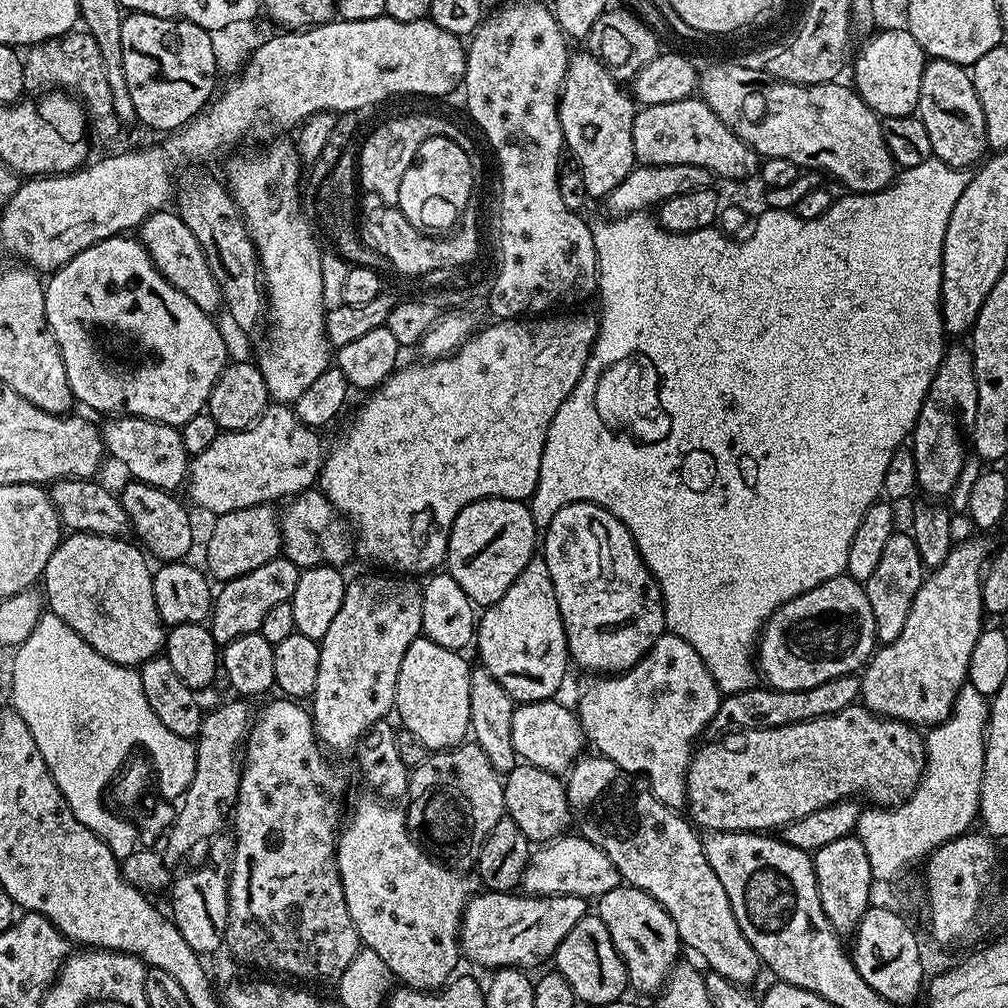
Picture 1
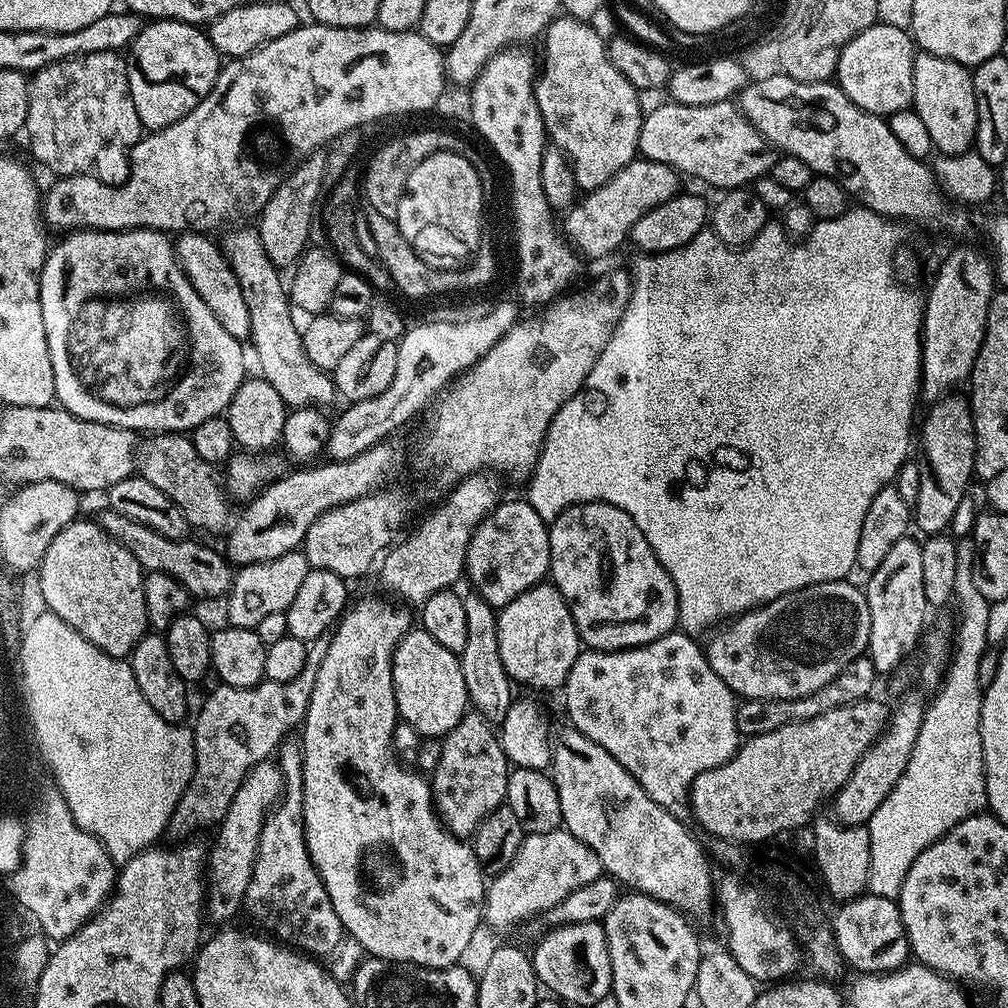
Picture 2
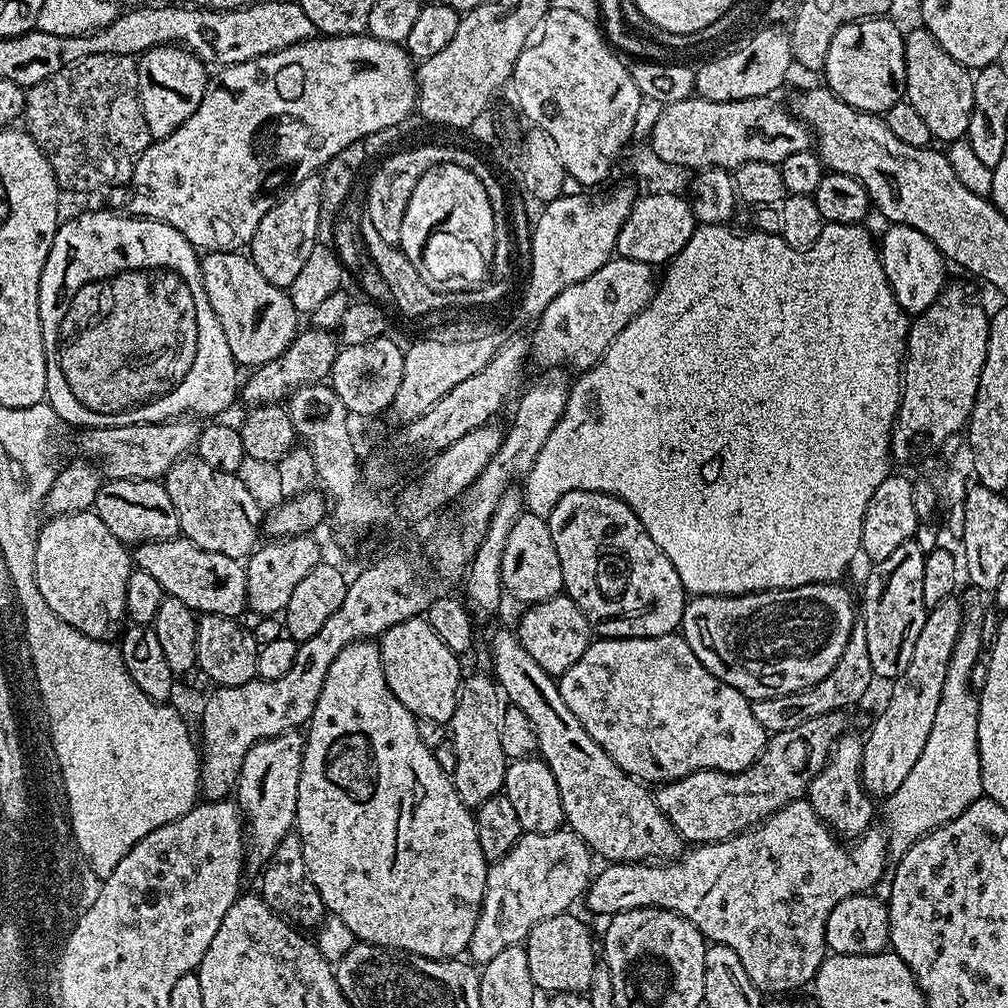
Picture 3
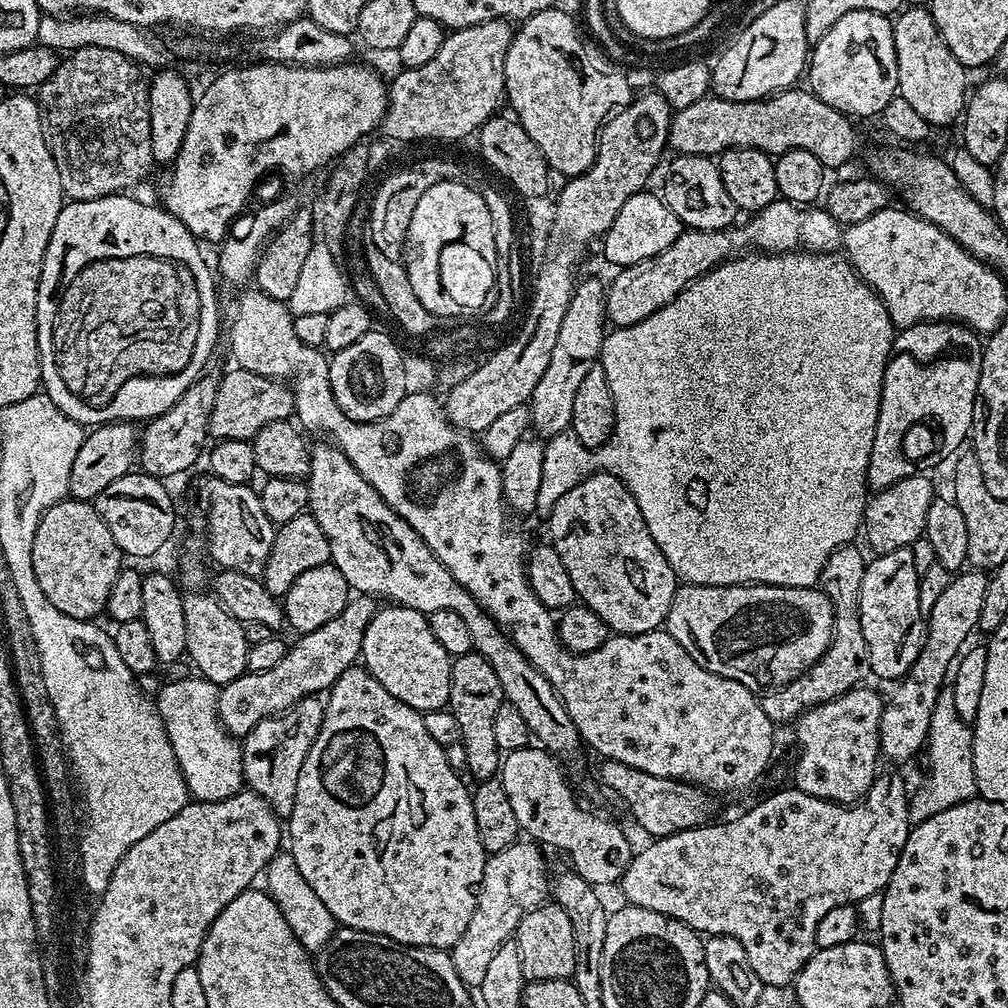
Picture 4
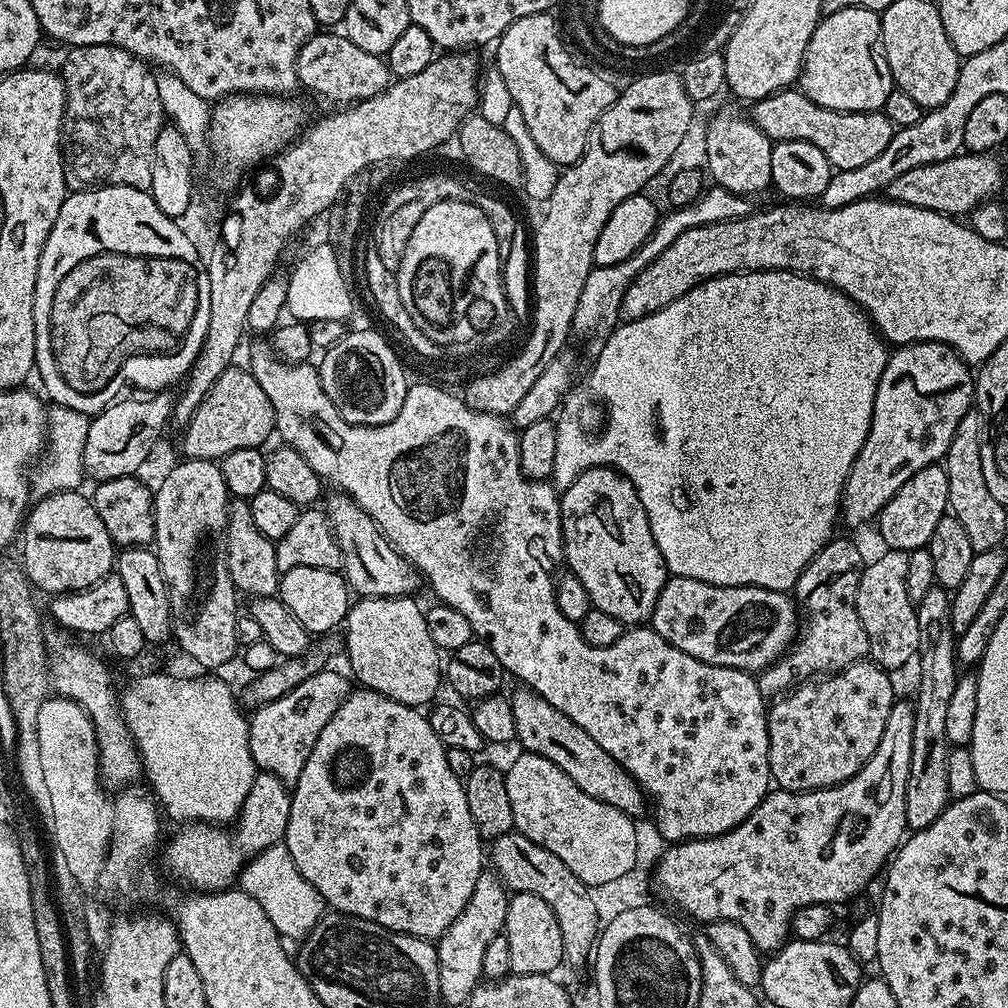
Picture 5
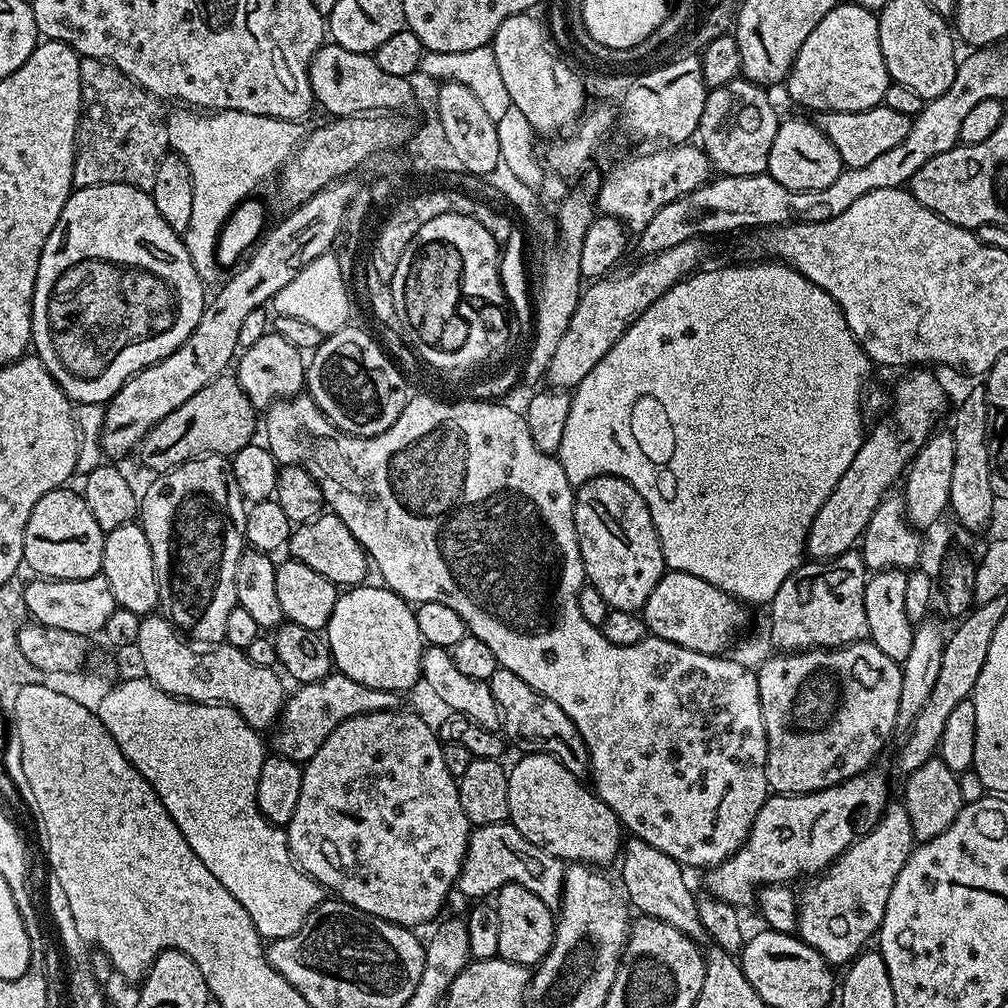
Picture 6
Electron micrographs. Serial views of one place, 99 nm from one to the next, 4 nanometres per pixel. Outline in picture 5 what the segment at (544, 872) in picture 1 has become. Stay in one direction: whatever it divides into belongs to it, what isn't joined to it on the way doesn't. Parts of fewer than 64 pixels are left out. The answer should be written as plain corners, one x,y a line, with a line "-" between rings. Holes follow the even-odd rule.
482,874
478,878
474,894
470,894
470,902
466,902
462,914
458,914
455,922
438,937
436,957
440,963
440,998
445,1005
463,1005
467,1001
484,976
482,957
486,955
486,946
504,931
509,893
495,875
488,875

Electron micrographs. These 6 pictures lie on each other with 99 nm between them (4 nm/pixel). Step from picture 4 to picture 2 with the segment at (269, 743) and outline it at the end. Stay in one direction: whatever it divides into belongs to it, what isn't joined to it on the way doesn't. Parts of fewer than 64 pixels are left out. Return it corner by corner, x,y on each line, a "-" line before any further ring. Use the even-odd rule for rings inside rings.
271,759
258,762
246,774
242,786
238,786
238,794
234,794
234,802
230,802
230,810
220,820
215,829
216,841
206,852
206,916
212,920
228,922
236,911
244,908
244,895
250,886
250,878
254,874
254,862
258,854
258,842
262,834
262,826
268,813
279,801
284,791
284,775
280,772
279,763

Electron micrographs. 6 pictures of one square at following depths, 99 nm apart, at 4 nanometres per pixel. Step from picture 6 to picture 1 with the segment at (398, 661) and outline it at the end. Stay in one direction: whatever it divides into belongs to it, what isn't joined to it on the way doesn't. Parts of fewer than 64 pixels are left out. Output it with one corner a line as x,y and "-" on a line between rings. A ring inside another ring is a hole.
418,638
410,642
406,658
398,670
395,715
400,715
402,728
414,734
428,750
455,748
465,743
470,732
470,664
459,651
438,646
438,642

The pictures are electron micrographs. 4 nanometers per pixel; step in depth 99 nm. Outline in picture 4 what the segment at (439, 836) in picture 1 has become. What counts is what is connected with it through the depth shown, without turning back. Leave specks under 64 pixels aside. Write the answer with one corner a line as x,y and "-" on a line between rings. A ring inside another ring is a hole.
474,650
453,659
450,682
452,689
448,704
457,719
459,743
466,746
467,775
473,776
476,782
493,779
502,763
502,753
494,742
494,718
498,706
505,703
502,682
498,682
494,666
490,666
490,662
486,662
486,658

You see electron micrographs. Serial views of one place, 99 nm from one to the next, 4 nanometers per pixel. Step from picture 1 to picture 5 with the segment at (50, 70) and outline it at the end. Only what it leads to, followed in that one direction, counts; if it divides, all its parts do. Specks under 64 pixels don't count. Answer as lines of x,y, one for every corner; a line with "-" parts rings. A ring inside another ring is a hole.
112,44
98,46
69,47
68,57
64,60
64,131
62,133
62,151
64,154
64,181
68,192
86,192
90,188
105,188
106,186
134,186
147,190
152,181
152,159
154,158
154,142
158,138
158,130
165,127
166,117
162,98
158,98
158,82
156,72
145,61
131,56
126,50
115,48

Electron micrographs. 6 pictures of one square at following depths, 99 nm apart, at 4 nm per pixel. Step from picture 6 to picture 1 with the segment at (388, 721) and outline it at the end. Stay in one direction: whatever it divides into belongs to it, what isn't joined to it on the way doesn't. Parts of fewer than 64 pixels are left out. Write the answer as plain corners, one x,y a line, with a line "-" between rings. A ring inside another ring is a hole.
380,574
384,576
360,576
357,578
357,580
349,579
347,583
345,583
344,586
344,601
342,602
342,606
338,610
338,615
334,617
334,622
330,622
330,630
326,630
326,634
320,641
318,641
320,645
320,661
318,662
318,686
314,689
314,691
311,694
311,700
310,700
310,715
312,717
313,724
316,725
316,735
323,747
325,749
331,750
333,748
336,752
344,752
347,750
347,748
355,749
357,745
361,743
362,737
364,733
369,732
374,724
377,724
378,721
385,719
389,713
393,711
395,702
396,702
396,683
398,682
398,670
402,666
402,658
406,658
406,650
410,650
410,642
414,642
418,639
418,637
421,635
422,632
422,598
424,597
424,590
423,587
418,583
415,584
415,579
412,578
405,578
403,575
400,574
-
367,795
353,806
352,817
349,820
347,817
336,842
336,865
350,918
358,930
361,945
374,950
386,964
389,973
400,979
397,981
420,991
438,990
449,983
457,971
458,960
462,958
460,917
478,891
477,881
431,855
428,857
416,845
417,837
409,829
403,807
395,808
392,805
395,803
387,799

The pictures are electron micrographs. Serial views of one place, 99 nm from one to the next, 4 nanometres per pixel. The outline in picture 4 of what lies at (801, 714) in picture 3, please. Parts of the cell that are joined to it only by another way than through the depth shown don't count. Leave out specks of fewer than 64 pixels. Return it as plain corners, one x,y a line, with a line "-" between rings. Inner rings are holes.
845,546
830,554
820,575
818,587
826,594
826,598
830,598
836,615
832,641
820,661
810,666
801,676
786,682
781,688
765,691
760,696
762,711
766,713
766,718
772,720
773,725
791,725
804,712
846,694
851,688
861,687
867,681
864,679
869,679
872,670
870,650
866,650
866,637
862,634
860,617
860,591
865,563
866,556
856,546

